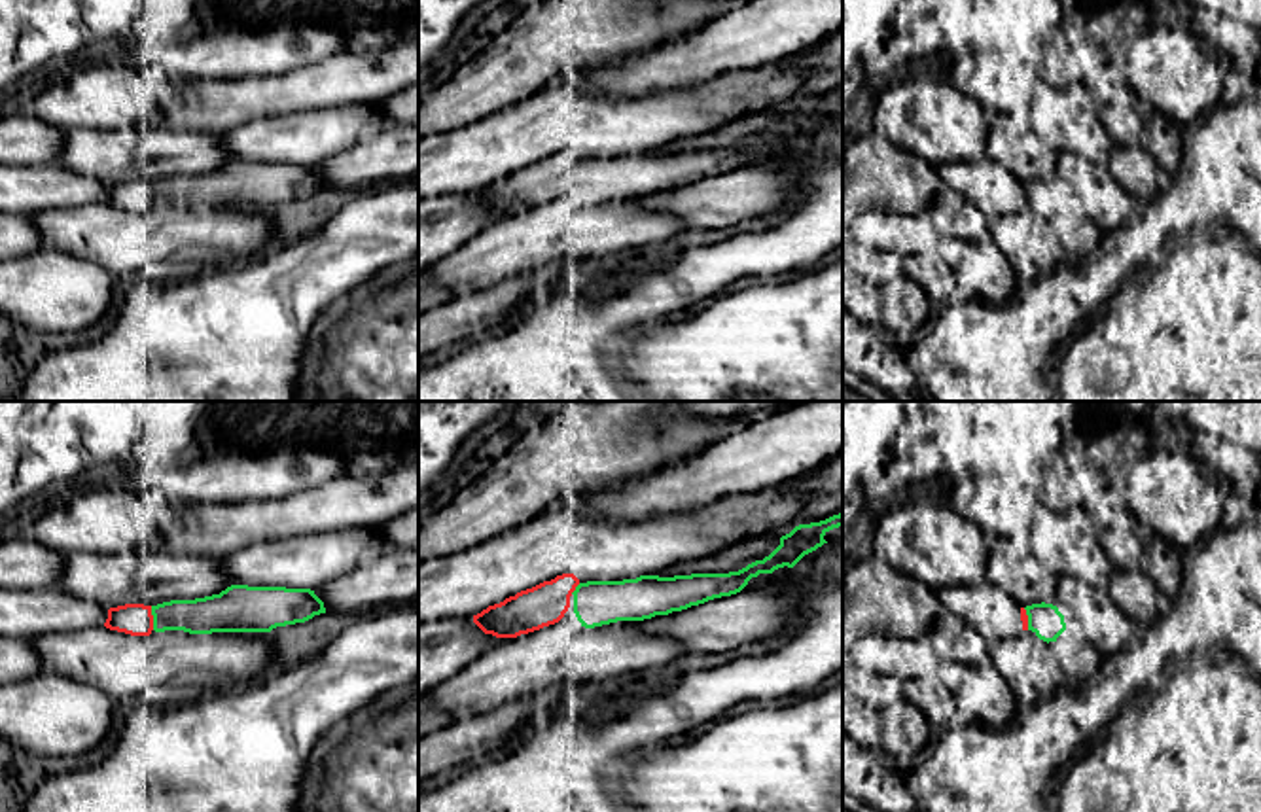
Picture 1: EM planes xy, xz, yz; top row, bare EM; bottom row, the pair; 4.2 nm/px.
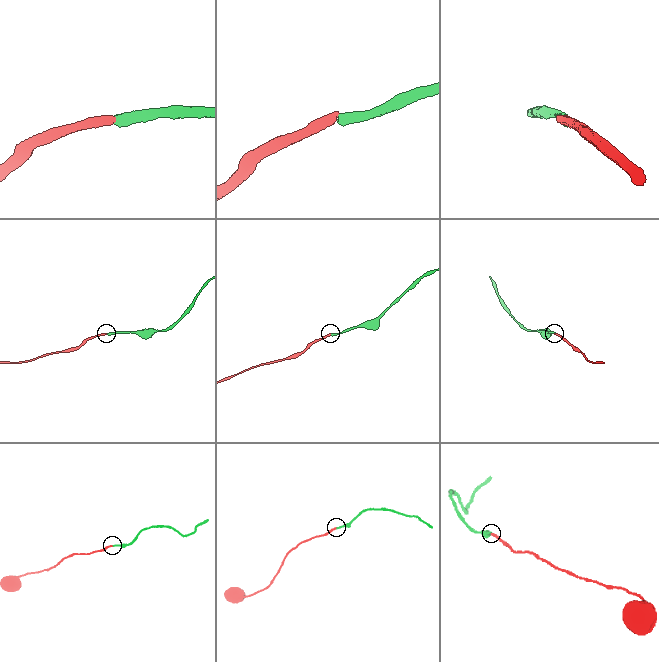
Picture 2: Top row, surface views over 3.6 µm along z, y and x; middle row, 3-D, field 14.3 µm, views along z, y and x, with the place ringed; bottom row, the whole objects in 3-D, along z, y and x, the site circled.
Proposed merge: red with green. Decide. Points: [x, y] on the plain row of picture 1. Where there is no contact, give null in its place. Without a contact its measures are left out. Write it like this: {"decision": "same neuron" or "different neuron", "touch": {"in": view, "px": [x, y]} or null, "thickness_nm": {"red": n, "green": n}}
{"decision": "same neuron", "touch": {"in": "xy", "px": [152, 194]}, "thickness_nm": {"red": 140, "green": 160}}

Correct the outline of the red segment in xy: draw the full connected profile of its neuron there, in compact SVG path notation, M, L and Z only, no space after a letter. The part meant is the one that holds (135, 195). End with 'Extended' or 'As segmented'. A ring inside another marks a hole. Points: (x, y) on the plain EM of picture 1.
M231 161L195 176L110 184L104 203L131 212L150 212L153 206L271 208L320 189L326 189L324 178L311 165Z. Extended

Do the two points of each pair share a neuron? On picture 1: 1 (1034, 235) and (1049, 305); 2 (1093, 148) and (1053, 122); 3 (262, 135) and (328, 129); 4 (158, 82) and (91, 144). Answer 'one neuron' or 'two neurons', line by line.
1: two neurons
2: one neuron
3: one neuron
4: two neurons

